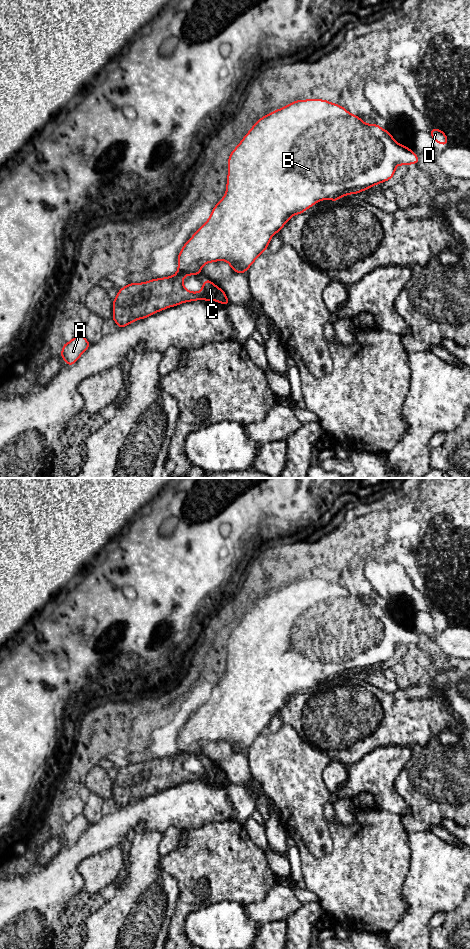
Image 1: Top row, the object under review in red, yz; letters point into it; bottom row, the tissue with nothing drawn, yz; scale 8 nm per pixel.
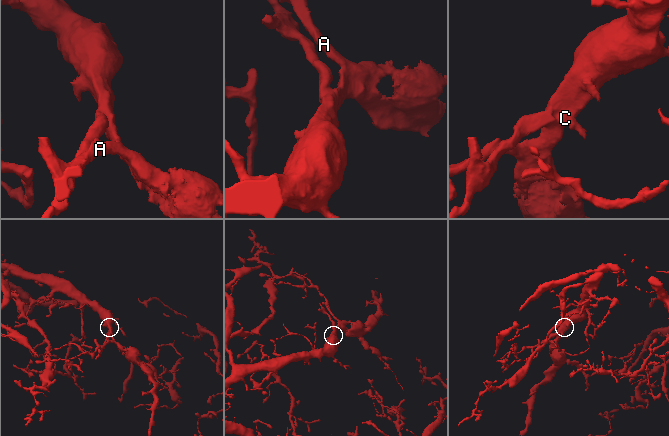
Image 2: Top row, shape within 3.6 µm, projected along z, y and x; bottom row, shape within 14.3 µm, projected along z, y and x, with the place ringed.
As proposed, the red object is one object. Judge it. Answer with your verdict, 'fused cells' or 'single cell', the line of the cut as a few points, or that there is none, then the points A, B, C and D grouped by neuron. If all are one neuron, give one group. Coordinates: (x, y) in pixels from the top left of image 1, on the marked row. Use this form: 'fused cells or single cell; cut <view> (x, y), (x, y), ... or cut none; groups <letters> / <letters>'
fused cells; cut yz (177, 272), (184, 276); groups A B D / C

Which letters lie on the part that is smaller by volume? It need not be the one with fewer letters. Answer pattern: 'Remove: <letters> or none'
Remove: C

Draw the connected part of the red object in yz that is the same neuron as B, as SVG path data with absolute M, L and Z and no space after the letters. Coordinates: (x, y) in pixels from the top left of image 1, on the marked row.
M317 98L294 101L289 105L260 118L252 126L252 129L245 135L238 146L232 151L228 159L226 194L212 209L212 213L205 224L202 225L183 246L178 255L177 273L184 277L187 275L198 275L201 274L201 268L205 264L209 262L217 262L219 260L228 262L234 272L245 273L256 258L266 251L268 244L272 239L272 235L274 233L279 233L281 228L292 216L303 213L321 200L331 199L333 202L336 202L337 199L346 196L347 194L358 194L360 191L365 191L369 187L391 179L395 173L397 165L417 164L419 161L417 155L413 153L411 149L397 143L389 131L382 129L377 124L365 124L362 119L356 115L350 114L339 104L332 104L327 100L320 100Z

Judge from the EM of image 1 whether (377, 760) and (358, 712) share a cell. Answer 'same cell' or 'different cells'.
different cells

